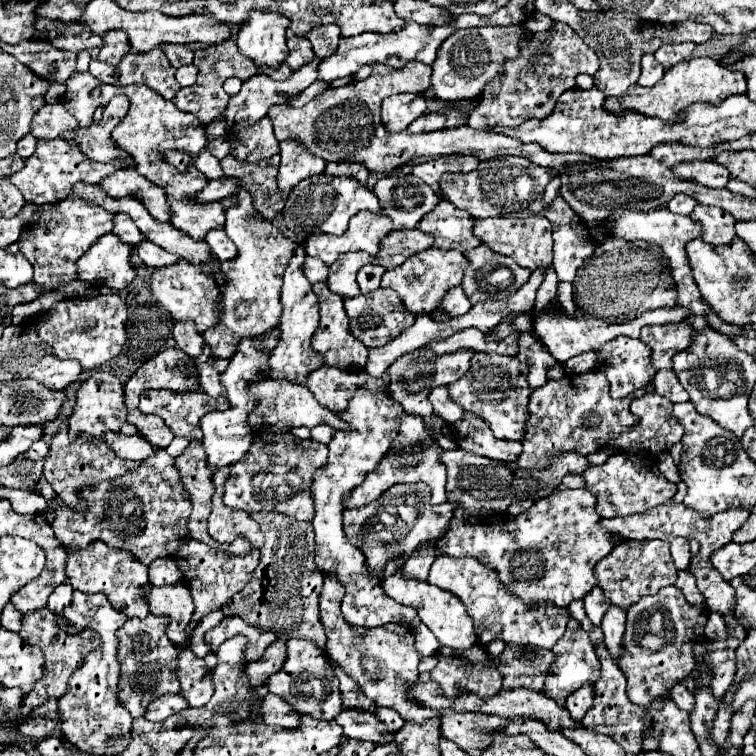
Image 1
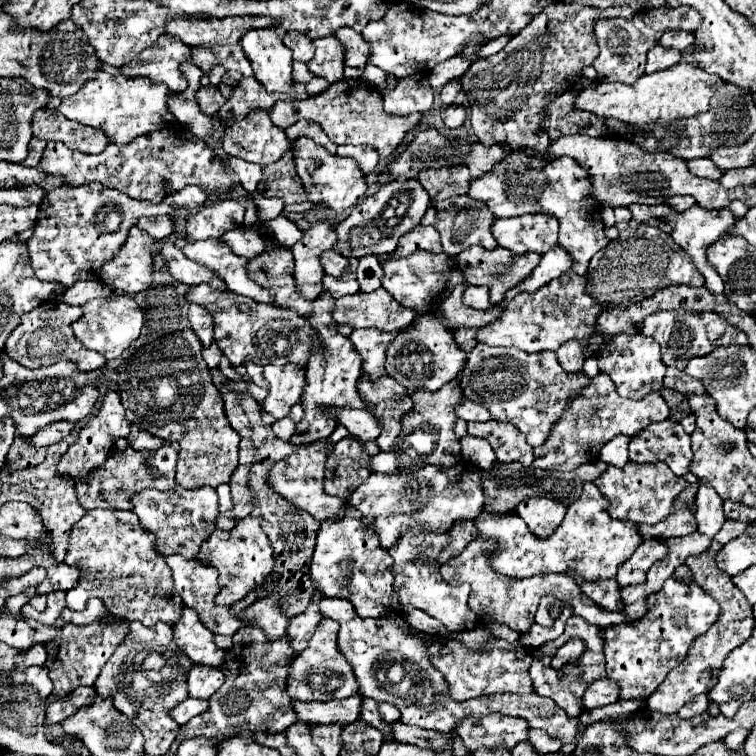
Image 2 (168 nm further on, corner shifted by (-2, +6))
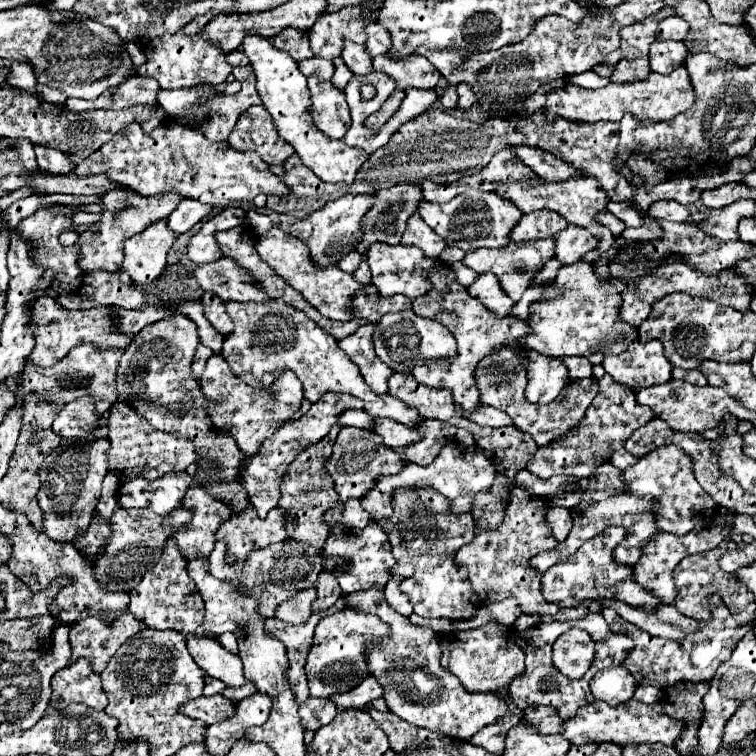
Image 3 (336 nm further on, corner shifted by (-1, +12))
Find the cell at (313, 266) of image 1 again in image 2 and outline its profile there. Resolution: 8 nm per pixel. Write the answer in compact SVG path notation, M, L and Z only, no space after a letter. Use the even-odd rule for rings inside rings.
M325 250L321 254L323 272L329 276L341 276L345 272L345 256L335 254L335 250Z

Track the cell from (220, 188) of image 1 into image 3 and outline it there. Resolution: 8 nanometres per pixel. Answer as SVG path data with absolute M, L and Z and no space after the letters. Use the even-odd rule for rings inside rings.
M116 190L108 192L102 196L106 210L100 214L100 222L92 226L92 230L80 234L78 246L82 248L82 258L80 258L80 268L82 272L94 272L94 270L108 270L116 272L120 270L124 252L122 252L122 242L126 238L132 238L134 234L140 234L144 228L154 224L156 220L162 220L172 214L176 204L182 200L182 196L140 196L136 192L126 192L126 190Z

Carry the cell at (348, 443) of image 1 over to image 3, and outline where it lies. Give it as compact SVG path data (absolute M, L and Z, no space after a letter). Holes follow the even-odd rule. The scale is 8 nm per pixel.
M374 522L368 524L364 530L350 529L342 524L330 528L328 540L324 544L324 556L326 556L326 570L332 570L342 592L352 594L352 592L362 592L368 588L384 588L388 582L388 568L396 564L392 552L390 552L390 542L386 532L376 526Z

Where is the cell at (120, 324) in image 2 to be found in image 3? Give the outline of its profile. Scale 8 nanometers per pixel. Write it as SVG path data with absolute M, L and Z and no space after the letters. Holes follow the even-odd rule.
M148 306L142 310L124 310L124 308L112 308L112 310L120 314L116 318L118 320L116 328L120 328L120 332L126 332L128 336L138 334L144 326L154 324L168 316L168 308L164 306Z

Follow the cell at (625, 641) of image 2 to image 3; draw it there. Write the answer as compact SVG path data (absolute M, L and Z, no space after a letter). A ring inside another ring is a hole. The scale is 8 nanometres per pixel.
M713 594L710 602L714 604L712 620L702 622L700 632L688 634L680 642L656 638L656 636L650 636L648 632L638 632L636 636L632 636L636 640L636 652L632 652L632 656L628 656L628 660L624 660L622 666L634 676L636 684L650 684L664 690L678 682L710 682L714 678L718 666L730 660L738 640L746 632L750 632L754 626L750 626L752 620L744 626L736 624L728 608L722 606L722 600L718 595Z

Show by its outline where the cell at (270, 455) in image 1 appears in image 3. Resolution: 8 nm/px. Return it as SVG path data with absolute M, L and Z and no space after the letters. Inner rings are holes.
M348 500L348 504L344 506L344 524L346 526L364 530L370 520L372 520L372 516L370 516L370 512L366 512L362 508L360 500Z

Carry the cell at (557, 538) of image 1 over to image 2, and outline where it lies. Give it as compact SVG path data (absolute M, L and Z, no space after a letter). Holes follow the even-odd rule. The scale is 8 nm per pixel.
M585 482L581 496L569 504L563 522L547 538L533 534L517 514L483 512L473 520L473 524L479 538L495 542L495 550L489 552L489 564L499 574L527 578L575 572L583 580L595 582L613 578L617 574L617 566L625 562L625 558L629 558L629 554L633 554L637 548L637 542L641 542L637 524L609 518L605 506L609 506L609 502L605 502L605 496L599 492L599 488L593 482Z

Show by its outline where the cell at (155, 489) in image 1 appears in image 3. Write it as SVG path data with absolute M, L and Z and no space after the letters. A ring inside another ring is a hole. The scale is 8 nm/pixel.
M192 486L184 496L184 504L194 508L194 516L190 524L186 524L174 534L178 550L186 560L210 556L214 548L216 530L220 528L220 524L230 520L234 512L222 500L216 500L202 488L192 488Z

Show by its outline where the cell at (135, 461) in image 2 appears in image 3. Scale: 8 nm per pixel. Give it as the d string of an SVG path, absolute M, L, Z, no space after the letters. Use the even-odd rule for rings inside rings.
M172 472L152 482L136 478L118 490L116 500L120 508L150 508L158 516L166 516L182 504L190 484L192 476L188 472Z

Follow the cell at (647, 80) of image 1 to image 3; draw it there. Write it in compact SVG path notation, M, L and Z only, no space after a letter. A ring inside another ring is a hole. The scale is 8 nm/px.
M656 40L650 48L650 68L658 74L668 74L674 68L682 66L688 50L682 42L676 40Z

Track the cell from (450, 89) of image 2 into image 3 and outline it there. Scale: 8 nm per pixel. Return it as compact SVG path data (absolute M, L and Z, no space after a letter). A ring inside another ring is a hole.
M448 86L444 88L442 96L440 96L440 104L446 108L446 110L454 110L458 106L458 94L456 94L456 86Z

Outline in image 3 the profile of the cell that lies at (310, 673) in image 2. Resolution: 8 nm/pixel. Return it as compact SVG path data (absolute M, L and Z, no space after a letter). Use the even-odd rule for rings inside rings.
M342 610L320 620L314 634L314 646L308 654L308 664L306 664L310 696L328 698L356 688L356 684L360 684L370 674L366 666L368 646L372 642L380 642L388 638L388 632L390 626L382 622L376 614L366 614L356 610Z

